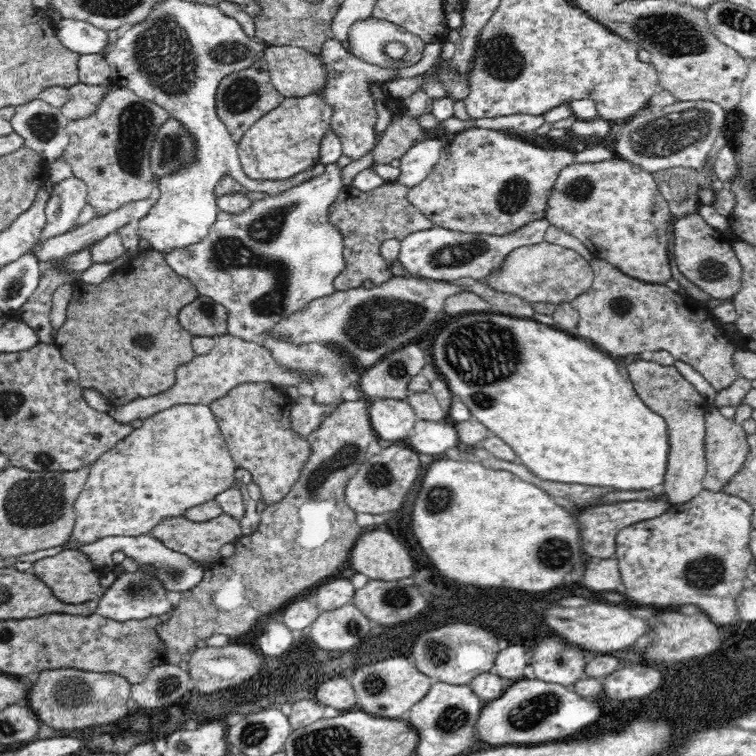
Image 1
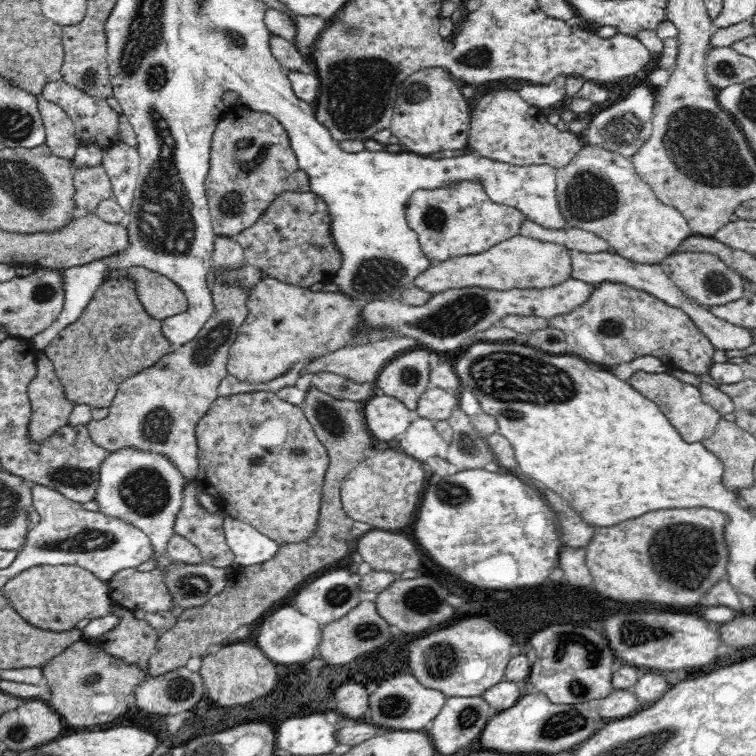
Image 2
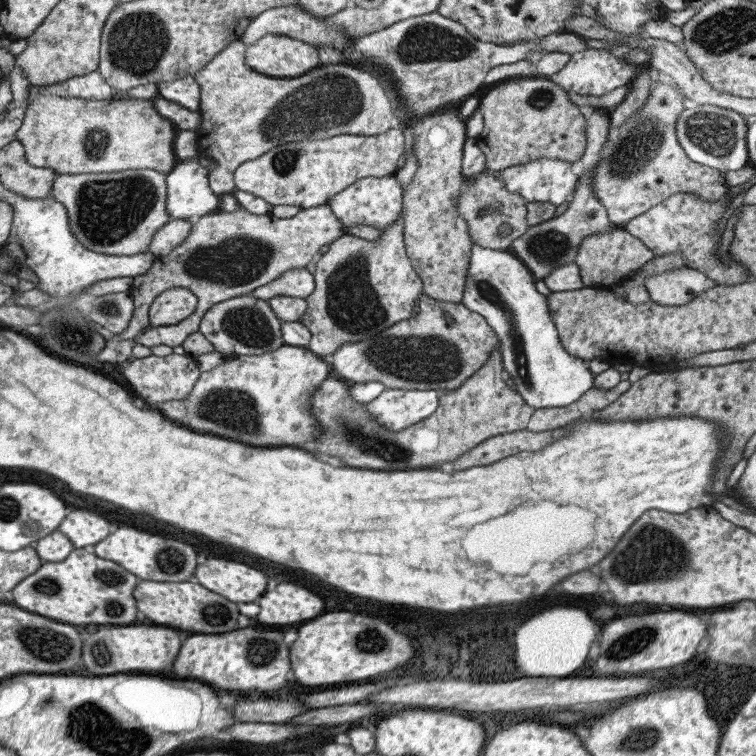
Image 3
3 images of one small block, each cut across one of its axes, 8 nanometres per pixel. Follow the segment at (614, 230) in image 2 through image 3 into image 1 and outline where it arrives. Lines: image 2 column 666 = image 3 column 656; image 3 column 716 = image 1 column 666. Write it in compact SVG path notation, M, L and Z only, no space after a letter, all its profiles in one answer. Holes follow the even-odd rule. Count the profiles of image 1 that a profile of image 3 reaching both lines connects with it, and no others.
M626 159L564 166L549 194L545 218L581 240L594 258L614 263L629 277L663 285L672 280L668 222L674 217L668 201L654 175Z

